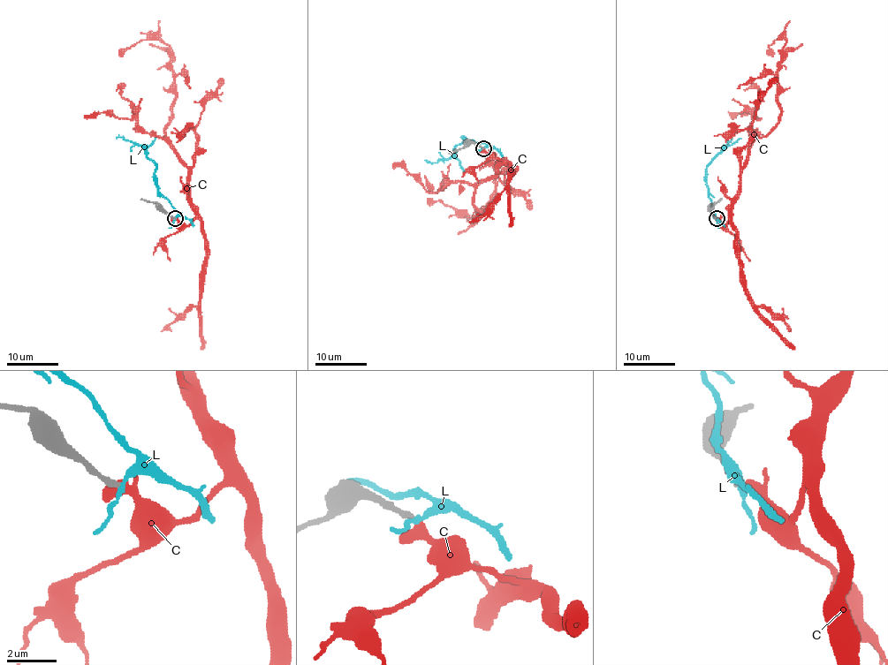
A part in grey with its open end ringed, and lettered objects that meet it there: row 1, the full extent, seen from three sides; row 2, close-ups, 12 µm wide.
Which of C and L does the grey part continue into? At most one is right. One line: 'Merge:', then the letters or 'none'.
Merge: C

